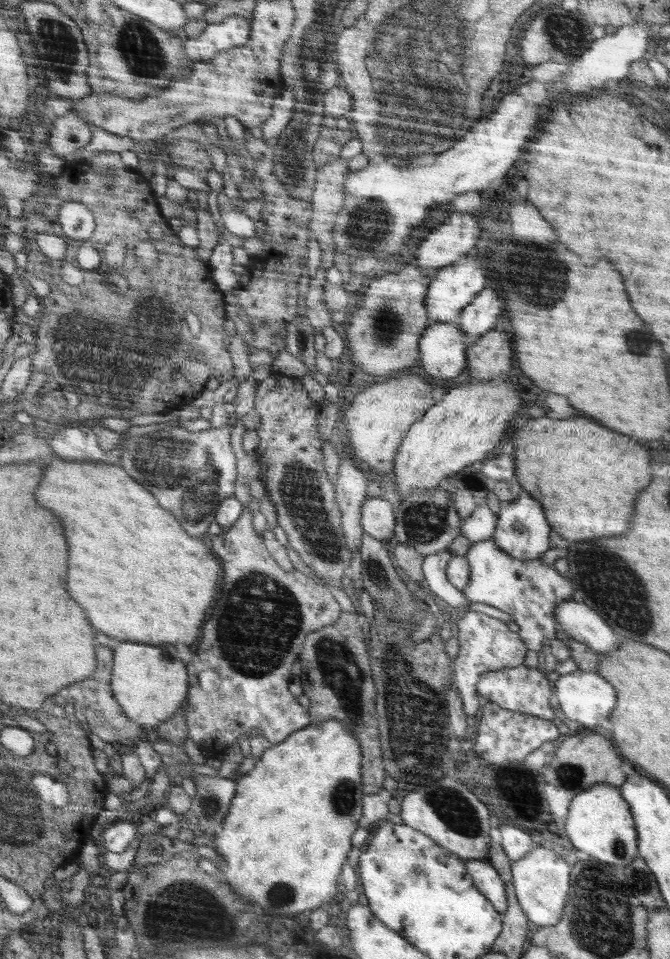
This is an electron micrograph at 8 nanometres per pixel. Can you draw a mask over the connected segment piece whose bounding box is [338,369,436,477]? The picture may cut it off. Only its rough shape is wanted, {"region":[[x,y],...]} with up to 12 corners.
{"region":[[408,370],[342,407],[350,454],[393,472],[405,434],[436,404]]}

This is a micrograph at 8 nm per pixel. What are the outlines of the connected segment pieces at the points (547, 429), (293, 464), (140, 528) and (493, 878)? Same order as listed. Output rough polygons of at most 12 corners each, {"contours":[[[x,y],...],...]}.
{"contours":[[[530,418],[518,484],[570,542],[620,536],[650,454],[586,418]],[[299,377],[258,382],[256,459],[289,546],[351,576],[337,490]],[[44,460],[70,598],[192,644],[220,562],[119,464]],[[482,859],[465,860],[477,889],[498,911],[507,894],[498,872]]]}

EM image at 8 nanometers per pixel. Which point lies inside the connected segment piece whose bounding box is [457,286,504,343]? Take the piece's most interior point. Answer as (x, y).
(477, 318)

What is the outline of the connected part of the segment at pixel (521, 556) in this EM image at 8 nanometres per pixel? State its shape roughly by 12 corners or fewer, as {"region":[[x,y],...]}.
{"region":[[524,490],[497,516],[493,541],[518,560],[550,548],[542,506]]}

